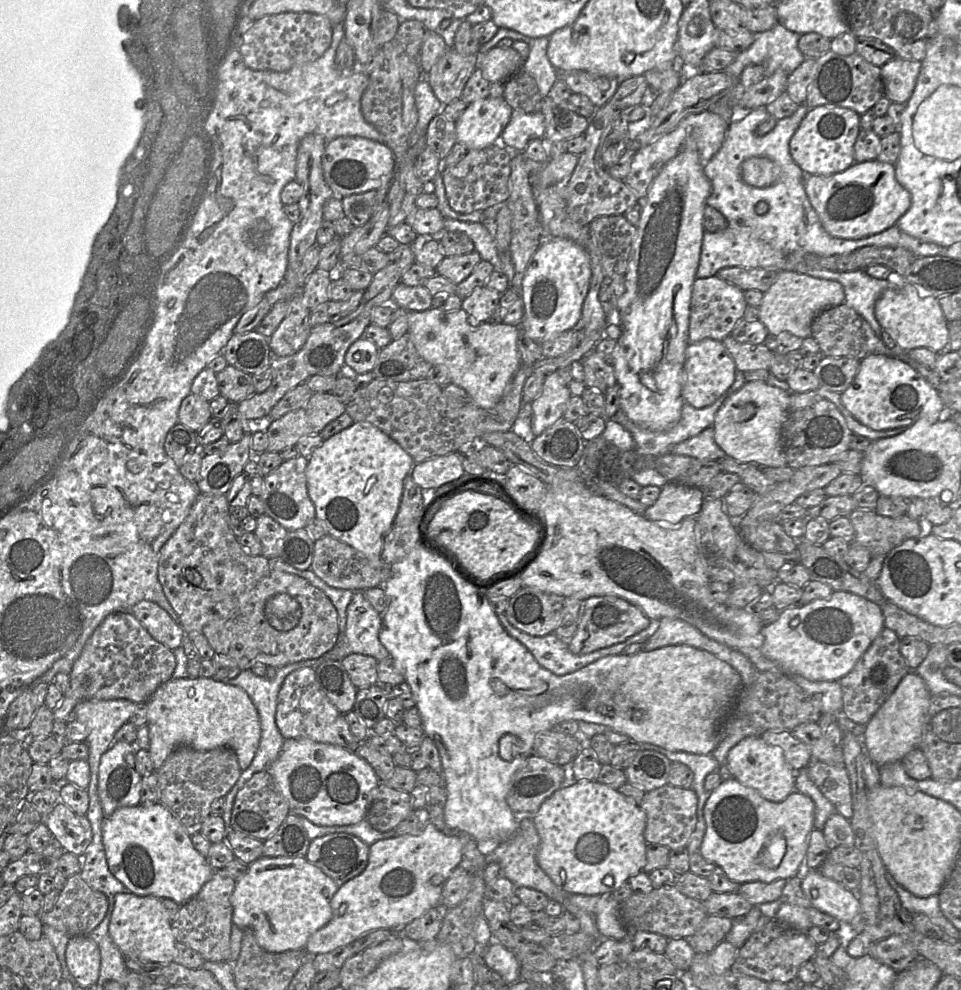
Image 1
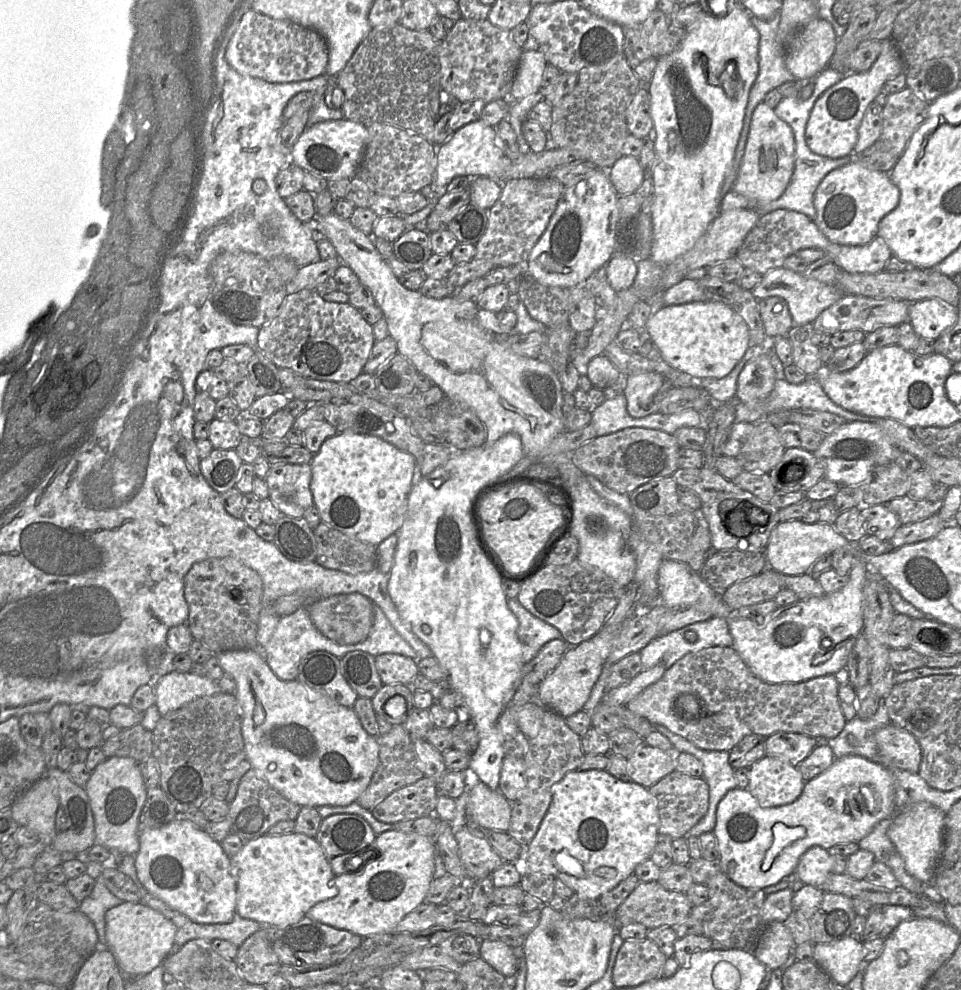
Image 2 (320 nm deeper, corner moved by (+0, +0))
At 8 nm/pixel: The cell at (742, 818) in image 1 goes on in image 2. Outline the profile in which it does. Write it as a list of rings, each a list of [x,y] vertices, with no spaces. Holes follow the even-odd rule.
[[[857,755],[836,759],[817,777],[805,782],[802,794],[791,804],[762,808],[748,789],[730,790],[717,807],[713,830],[719,848],[721,871],[737,885],[764,889],[785,879],[797,869],[801,856],[811,847],[829,850],[840,843],[856,842],[867,836],[883,819],[895,816],[895,787],[891,770],[880,762]]]

